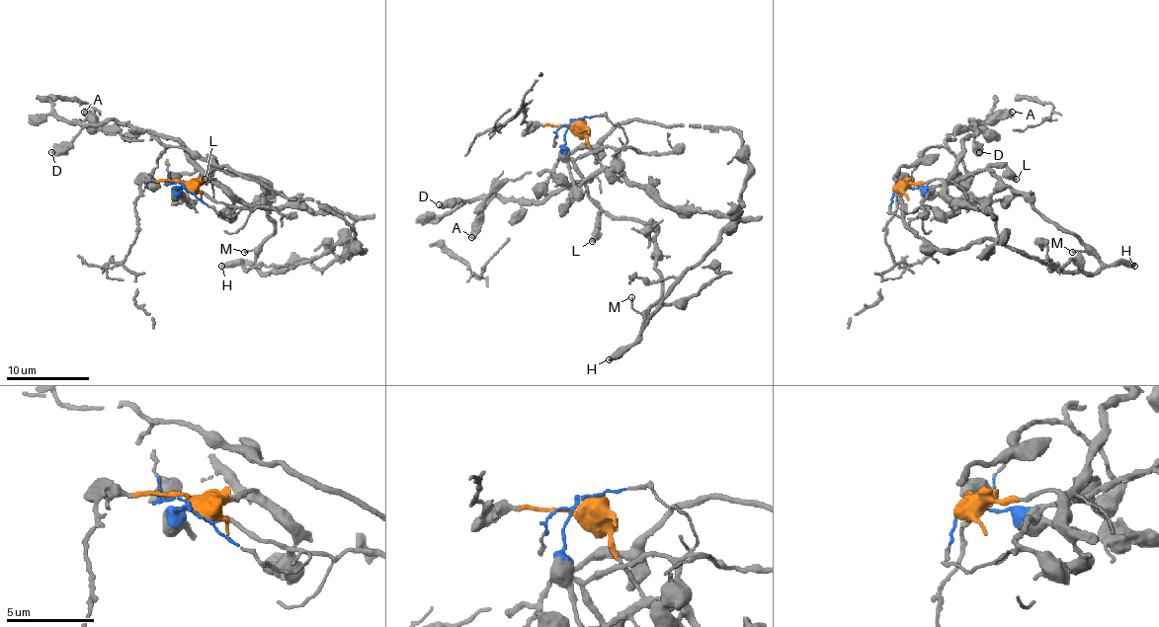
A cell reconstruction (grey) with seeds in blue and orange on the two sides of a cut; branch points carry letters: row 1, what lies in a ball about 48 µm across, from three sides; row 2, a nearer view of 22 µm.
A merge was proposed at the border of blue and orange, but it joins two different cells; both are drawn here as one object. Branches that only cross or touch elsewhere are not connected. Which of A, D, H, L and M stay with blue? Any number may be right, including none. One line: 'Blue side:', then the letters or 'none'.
Blue side: H, L, M

